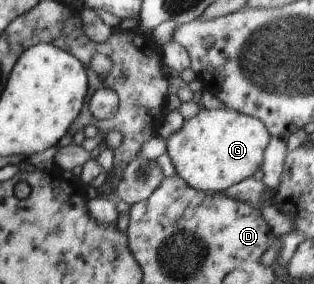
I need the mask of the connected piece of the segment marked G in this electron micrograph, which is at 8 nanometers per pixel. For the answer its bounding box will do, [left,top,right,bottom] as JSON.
[166,108,270,192]

